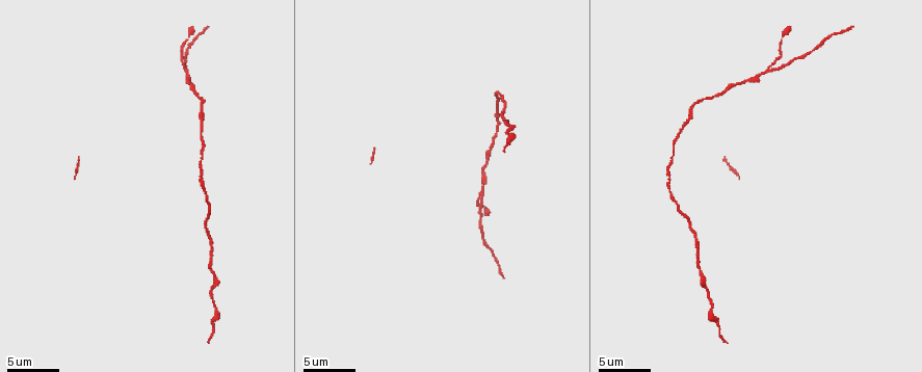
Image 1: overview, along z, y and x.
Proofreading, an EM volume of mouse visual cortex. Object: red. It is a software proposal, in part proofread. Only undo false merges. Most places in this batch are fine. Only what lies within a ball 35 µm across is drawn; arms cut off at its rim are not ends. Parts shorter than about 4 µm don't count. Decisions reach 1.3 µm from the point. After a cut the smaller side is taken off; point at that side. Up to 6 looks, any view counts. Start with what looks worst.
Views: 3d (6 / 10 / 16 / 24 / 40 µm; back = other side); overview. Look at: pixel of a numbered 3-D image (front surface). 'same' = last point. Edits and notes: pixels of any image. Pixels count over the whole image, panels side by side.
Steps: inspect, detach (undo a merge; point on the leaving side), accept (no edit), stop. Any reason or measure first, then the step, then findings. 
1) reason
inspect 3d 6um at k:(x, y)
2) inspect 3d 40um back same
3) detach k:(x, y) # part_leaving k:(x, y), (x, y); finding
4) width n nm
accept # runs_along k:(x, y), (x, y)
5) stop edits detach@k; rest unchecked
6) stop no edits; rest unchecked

three arms meet
inspect 3d 10um at 1:(774, 66)

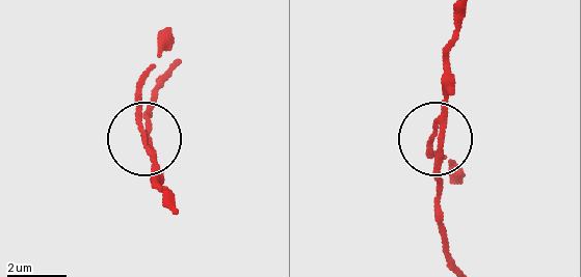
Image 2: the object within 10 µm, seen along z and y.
side_arm 5 um
accept # runs_along 2:(175, 212), (142, 130), (142, 73); continuous, no second neuron

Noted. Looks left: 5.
thick turns thin
inspect 3d 6um at 1:(696, 102)

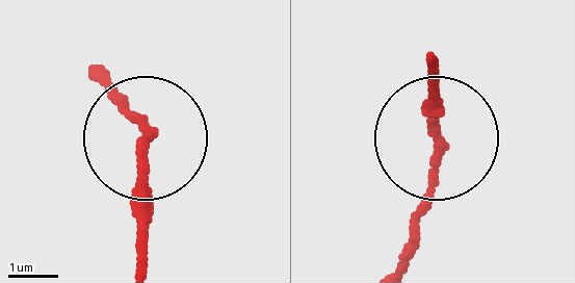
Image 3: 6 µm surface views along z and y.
width 200 nm
accept # runs_along 3:(434, 59), (434, 193), (413, 250); continuous, no second neuron

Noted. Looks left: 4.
thick turns thin
inspect 3d 16um at 1:(699, 268)

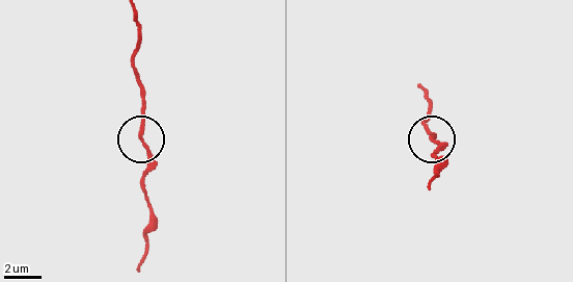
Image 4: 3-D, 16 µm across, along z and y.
width 200 nm
accept # runs_along 4:(133, 11), (148, 156), (144, 191); one neuron here

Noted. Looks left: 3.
stop no edits; rest unchecked

